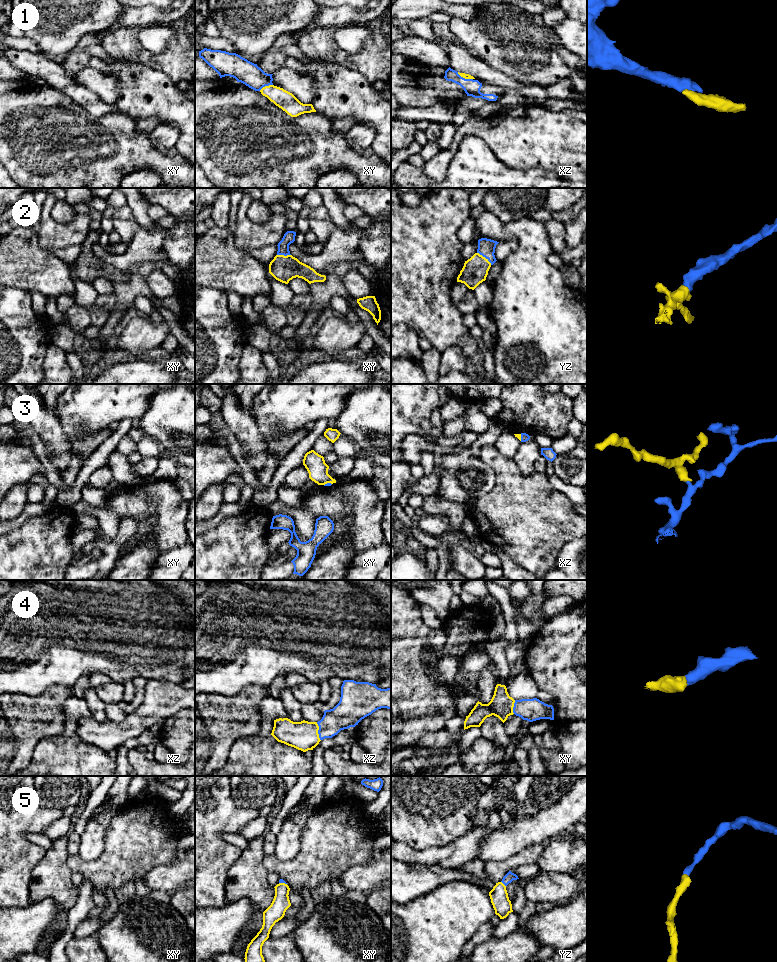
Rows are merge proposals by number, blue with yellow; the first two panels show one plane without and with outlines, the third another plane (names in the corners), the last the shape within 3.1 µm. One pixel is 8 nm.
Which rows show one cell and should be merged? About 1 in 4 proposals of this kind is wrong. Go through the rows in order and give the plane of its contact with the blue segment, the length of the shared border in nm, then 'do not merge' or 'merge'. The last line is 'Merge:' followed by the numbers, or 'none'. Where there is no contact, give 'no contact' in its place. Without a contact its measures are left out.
1: meets blue in xz; contact 140 nm long; merge
2: meets blue in yz; contact 160 nm long; merge
3: meets blue in xy; contact 70 nm long; merge
4: meets blue in xz; contact 160 nm long; merge
5: meets blue in yz; contact 60 nm long; merge
Merge: 1, 2, 3, 4, 5

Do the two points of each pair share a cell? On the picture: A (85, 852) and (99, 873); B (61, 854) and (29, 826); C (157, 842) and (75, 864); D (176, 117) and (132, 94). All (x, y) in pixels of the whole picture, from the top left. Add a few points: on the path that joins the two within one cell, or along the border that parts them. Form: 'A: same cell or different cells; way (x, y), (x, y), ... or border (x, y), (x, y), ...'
A: different cells; border (105, 841), (94, 859), (77, 854)
B: different cells; border (46, 850), (42, 859), (32, 869)
C: same cell; way (137, 845), (116, 866), (95, 866)
D: same cell; way (165, 106), (152, 93), (143, 93)

